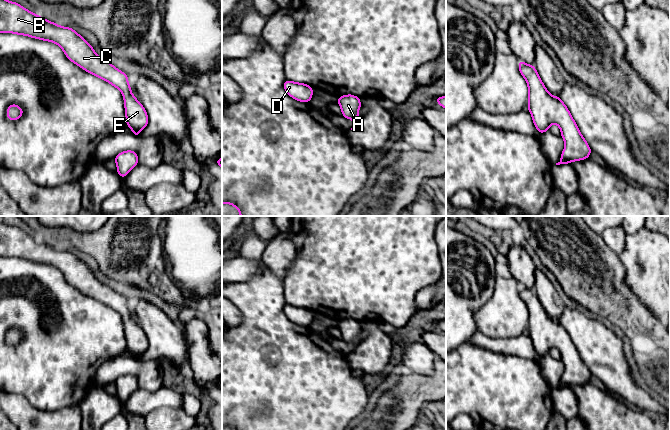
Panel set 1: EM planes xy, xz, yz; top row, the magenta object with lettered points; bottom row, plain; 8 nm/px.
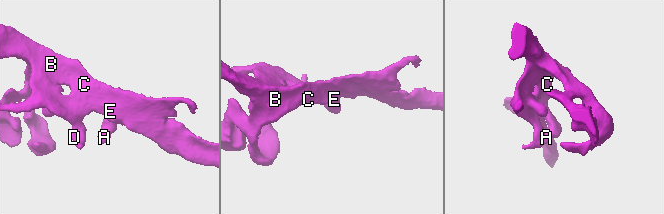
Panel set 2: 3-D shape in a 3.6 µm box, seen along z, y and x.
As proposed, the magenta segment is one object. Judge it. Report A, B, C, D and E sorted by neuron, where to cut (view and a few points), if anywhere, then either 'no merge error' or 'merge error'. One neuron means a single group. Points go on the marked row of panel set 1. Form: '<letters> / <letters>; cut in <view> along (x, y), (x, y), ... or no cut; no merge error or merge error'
A B C D E; no cut; no merge error

